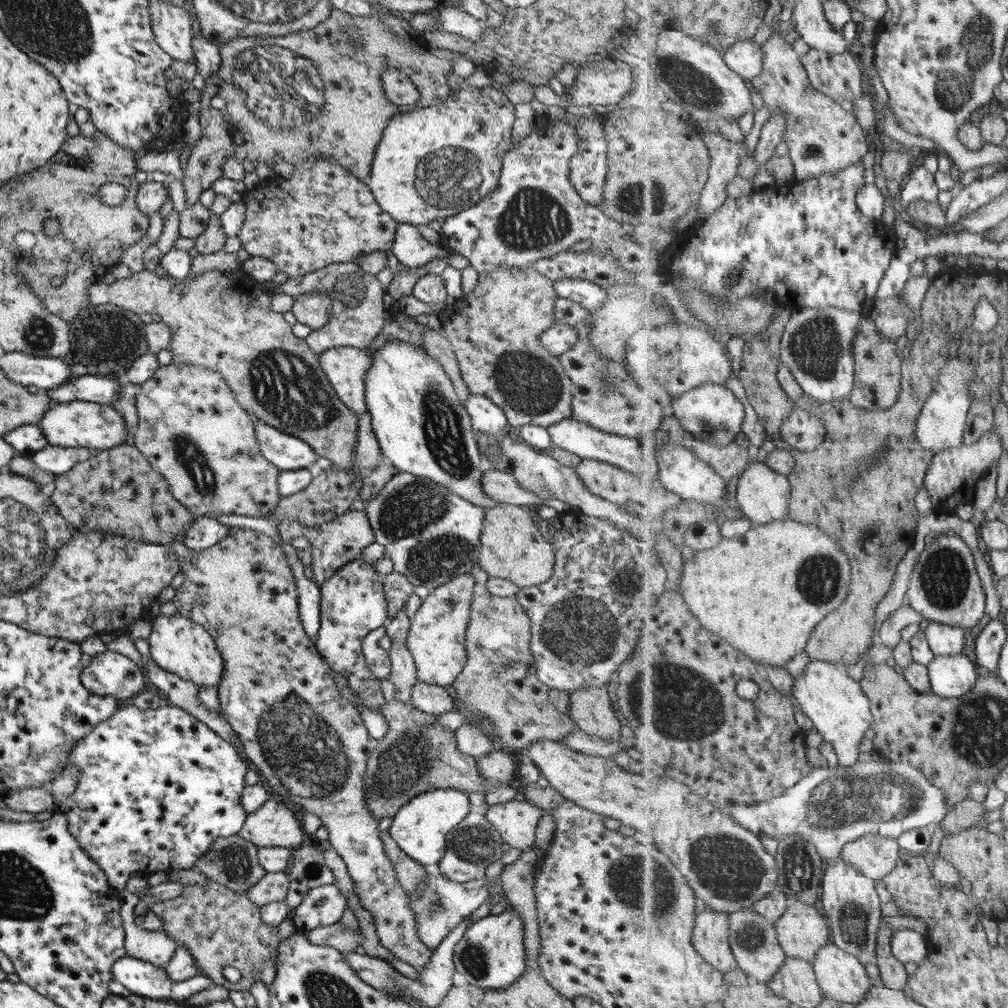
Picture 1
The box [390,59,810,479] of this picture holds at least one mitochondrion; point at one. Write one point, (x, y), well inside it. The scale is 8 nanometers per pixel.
(447, 176)

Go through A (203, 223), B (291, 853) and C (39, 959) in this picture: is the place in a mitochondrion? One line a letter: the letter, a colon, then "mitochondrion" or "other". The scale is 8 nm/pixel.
A: other
B: other
C: other

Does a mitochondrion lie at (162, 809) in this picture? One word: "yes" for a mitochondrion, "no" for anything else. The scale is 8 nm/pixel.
no

